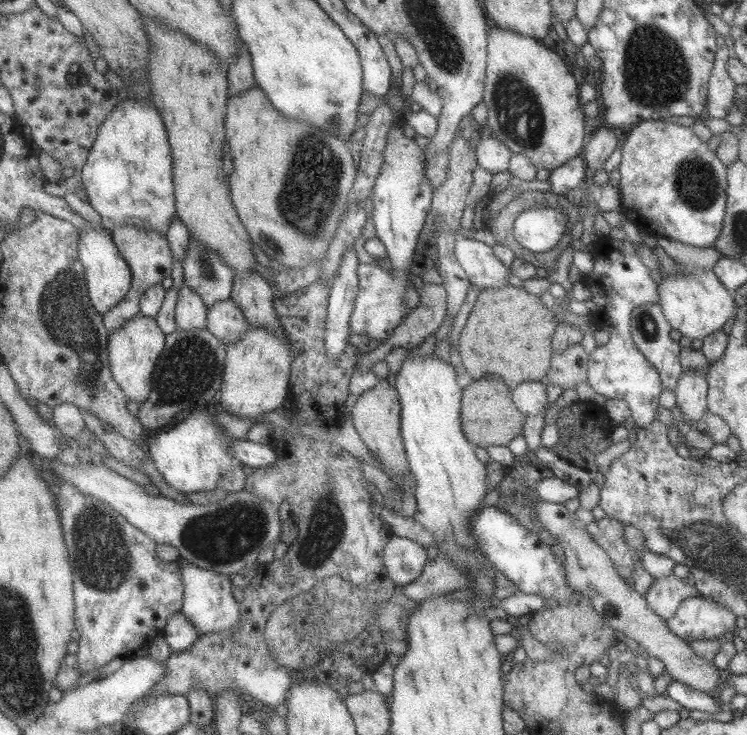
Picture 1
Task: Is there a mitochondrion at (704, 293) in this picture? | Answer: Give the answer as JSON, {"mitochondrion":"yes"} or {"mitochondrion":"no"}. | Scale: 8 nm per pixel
{"mitochondrion":"no"}

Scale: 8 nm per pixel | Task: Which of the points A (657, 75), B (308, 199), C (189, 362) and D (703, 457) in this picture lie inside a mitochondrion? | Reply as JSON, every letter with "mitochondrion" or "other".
{"A":"mitochondrion","B":"mitochondrion","C":"mitochondrion","D":"other"}

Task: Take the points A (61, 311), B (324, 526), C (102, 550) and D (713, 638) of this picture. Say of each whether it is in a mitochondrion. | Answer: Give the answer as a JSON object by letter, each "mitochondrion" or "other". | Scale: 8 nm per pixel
{"A":"mitochondrion","B":"mitochondrion","C":"mitochondrion","D":"other"}

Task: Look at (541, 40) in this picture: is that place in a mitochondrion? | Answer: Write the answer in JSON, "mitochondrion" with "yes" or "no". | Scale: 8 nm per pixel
{"mitochondrion":"no"}

